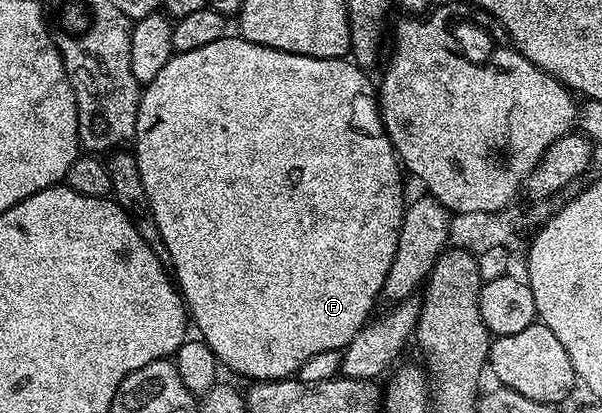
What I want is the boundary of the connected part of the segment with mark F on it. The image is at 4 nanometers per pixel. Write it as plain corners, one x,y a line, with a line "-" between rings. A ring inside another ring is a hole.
226,36
215,40
215,44
206,44
203,48
195,48
195,52
174,53
172,60
142,89
141,103
137,113
137,133
135,135
135,153
137,155
137,167
139,176
143,176
143,188
147,188
147,200
151,204
151,212
155,216
155,224
159,224
159,232
162,234
163,244
169,253
168,265
171,267
172,277
175,285
181,291
182,299
187,307
188,317
197,325
200,337
215,352
218,363
229,370
234,370
237,374
242,374
248,380
259,382
273,382
276,378
292,378
296,375
298,368
315,352
327,352
328,350
341,350
346,347
354,336
361,330
361,327
370,321
369,313
373,310
377,298
382,297
381,289
387,280
387,272
391,272
391,260
395,260
395,248
399,244
399,228
405,215
407,197
405,190
401,187
401,174
403,167
397,157
391,140
385,134
385,125
381,122
381,108
378,102
379,94
375,89
375,82
368,78
366,71
358,66
356,62
348,57
343,58
316,58
315,56
303,56
302,54
292,54
283,52
275,48
260,46
254,42
249,42
240,36

